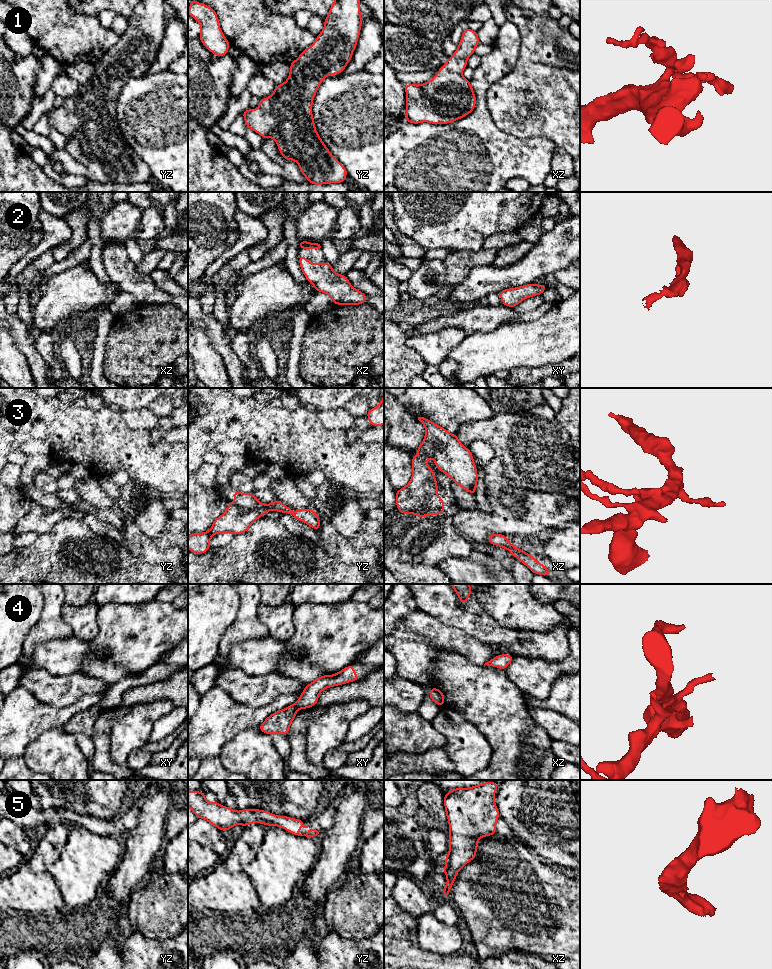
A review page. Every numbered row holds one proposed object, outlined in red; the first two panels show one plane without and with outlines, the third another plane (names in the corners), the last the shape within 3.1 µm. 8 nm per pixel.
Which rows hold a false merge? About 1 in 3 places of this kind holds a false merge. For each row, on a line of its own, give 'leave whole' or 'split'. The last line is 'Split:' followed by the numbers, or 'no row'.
1: leave whole
2: leave whole
3: split
4: leave whole
5: leave whole
Split: 3

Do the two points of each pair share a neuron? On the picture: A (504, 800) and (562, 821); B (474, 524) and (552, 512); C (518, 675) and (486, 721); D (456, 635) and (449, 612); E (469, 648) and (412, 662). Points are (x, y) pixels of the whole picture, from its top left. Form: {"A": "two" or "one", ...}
{"A": "one", "B": "one", "C": "two", "D": "two", "E": "one"}

